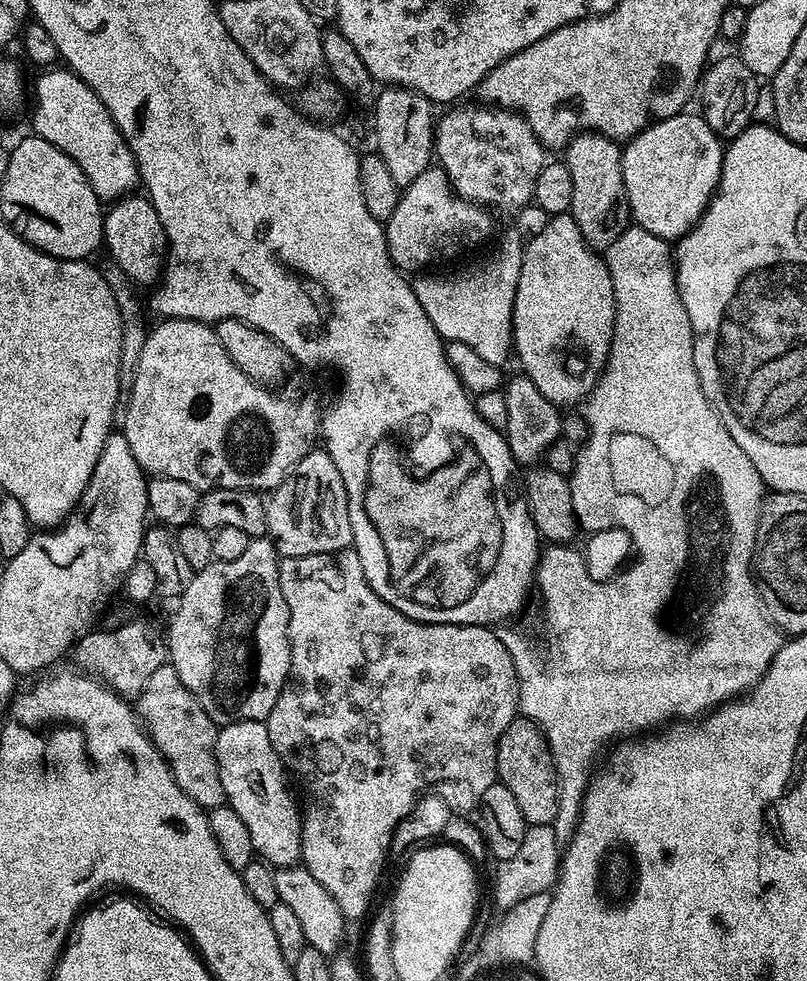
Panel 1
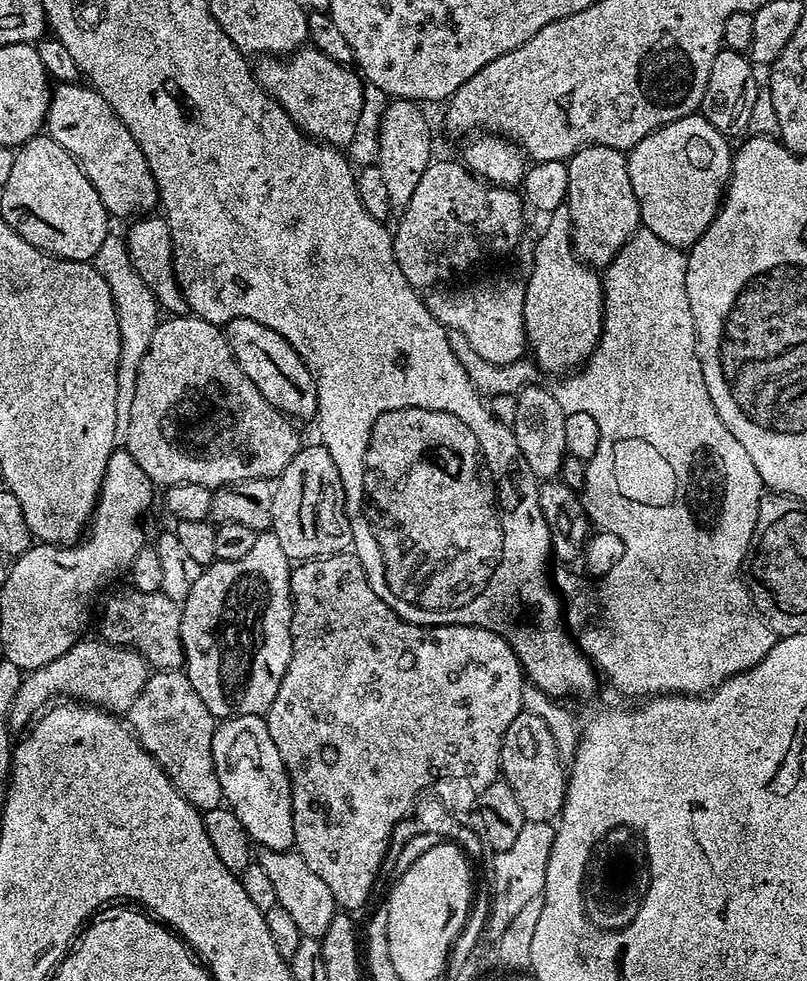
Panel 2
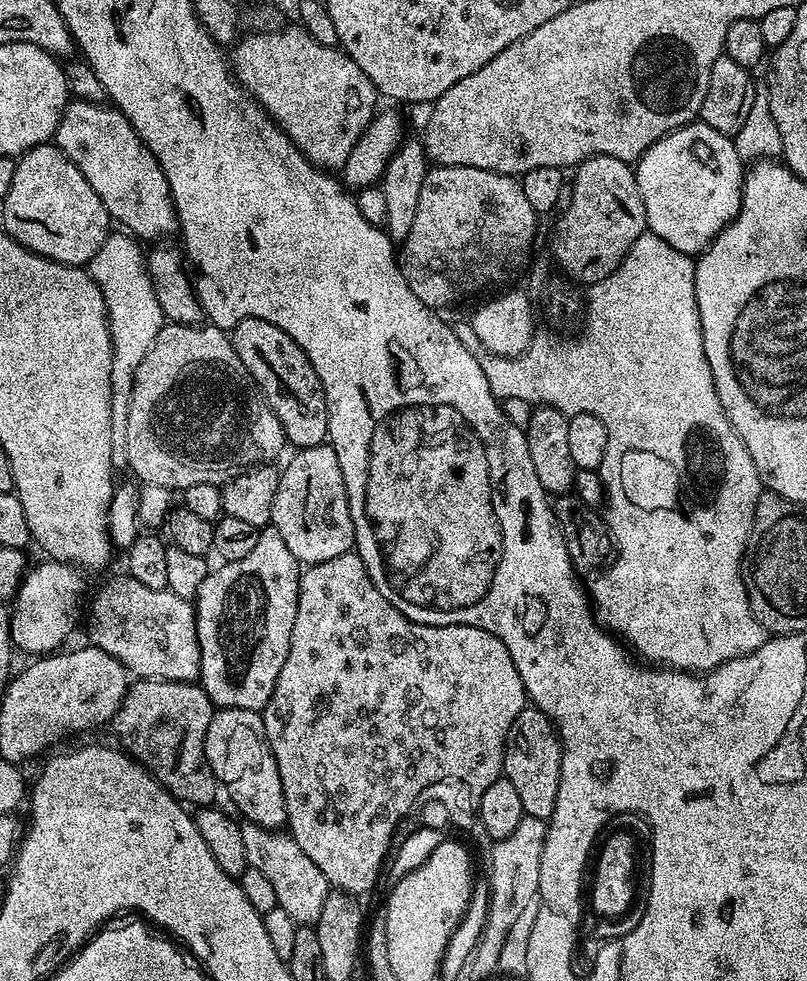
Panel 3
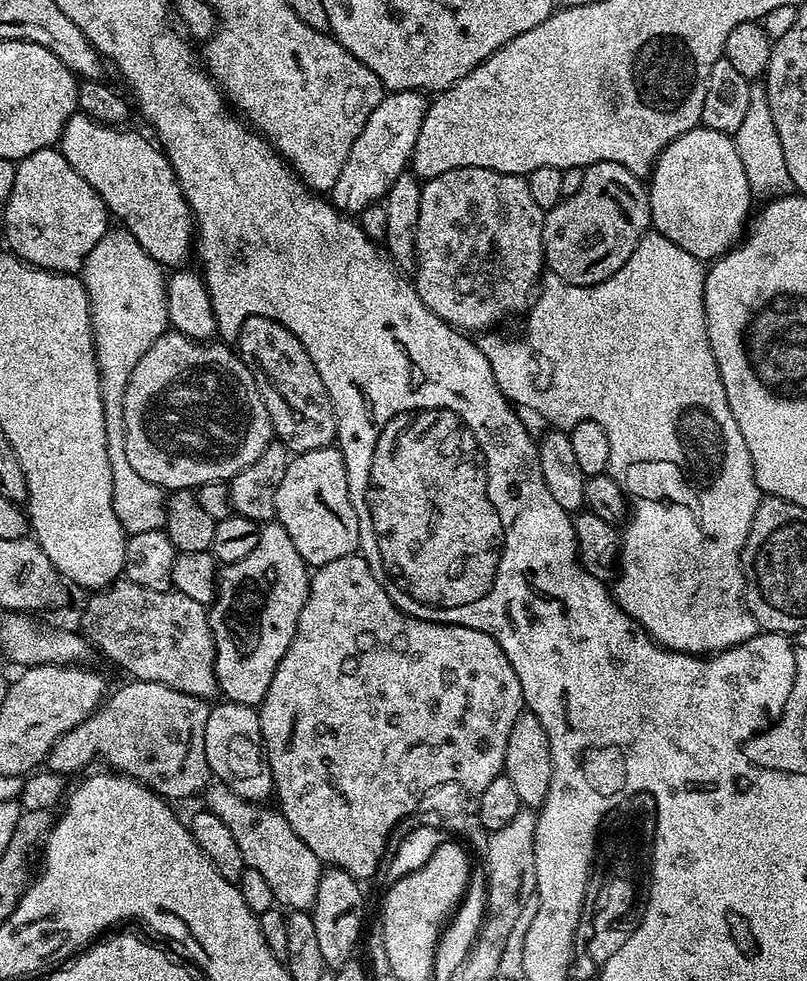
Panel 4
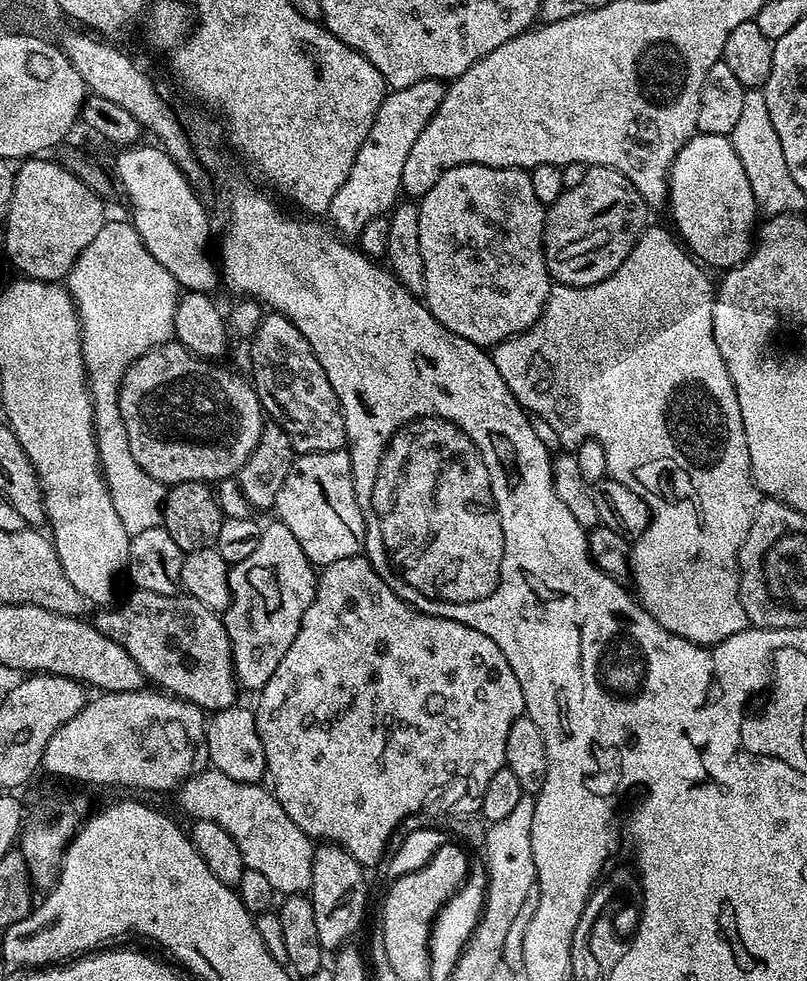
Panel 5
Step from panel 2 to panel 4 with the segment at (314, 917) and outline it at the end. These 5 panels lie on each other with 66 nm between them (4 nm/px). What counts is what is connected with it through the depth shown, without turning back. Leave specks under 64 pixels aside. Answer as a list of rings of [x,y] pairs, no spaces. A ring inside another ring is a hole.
[[[209,783],[203,793],[203,807],[213,812],[234,834],[234,842],[238,842],[238,850],[242,850],[242,858],[247,867],[258,870],[258,874],[266,877],[270,890],[274,890],[276,904],[288,910],[311,909],[314,898],[318,894],[318,882],[322,865],[319,858],[290,830],[290,822],[275,807],[264,808],[263,803],[249,800],[247,796],[239,796],[225,784]]]

